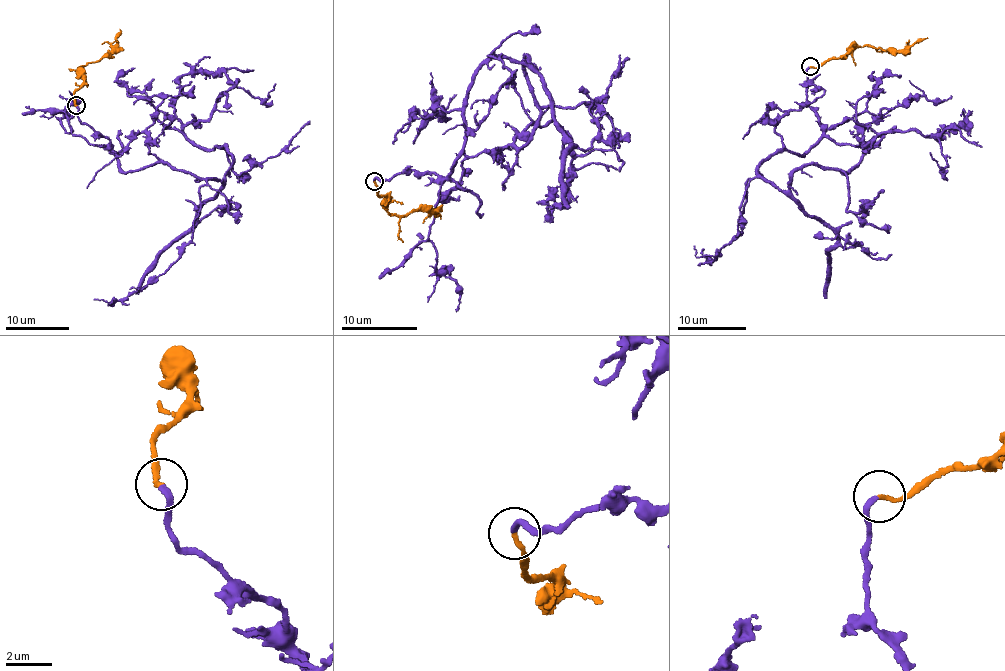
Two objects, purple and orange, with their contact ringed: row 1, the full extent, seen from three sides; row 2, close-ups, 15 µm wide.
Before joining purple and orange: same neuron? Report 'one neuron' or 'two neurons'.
one neuron

